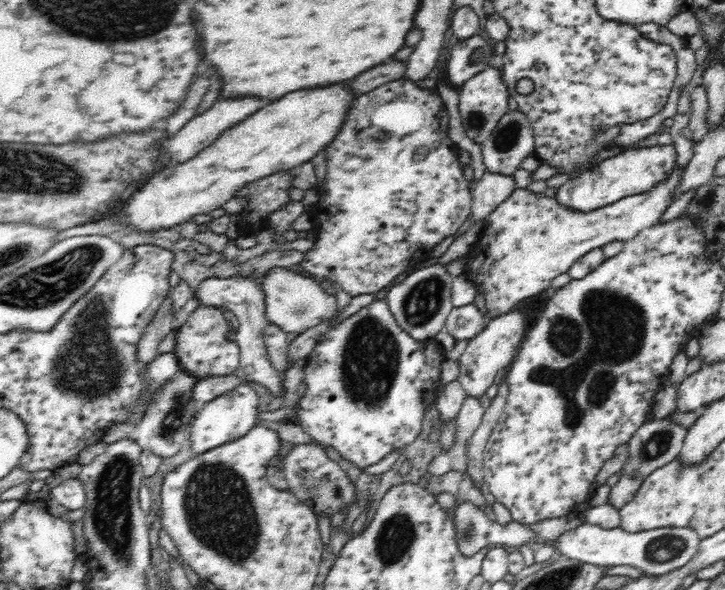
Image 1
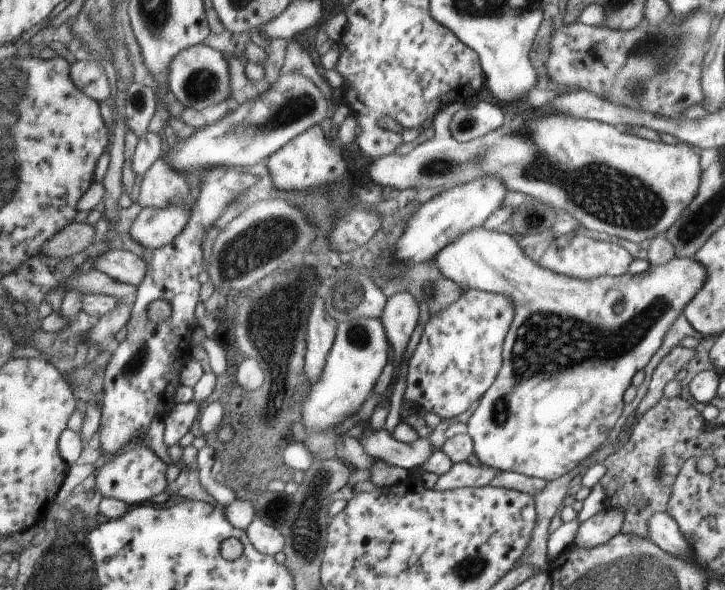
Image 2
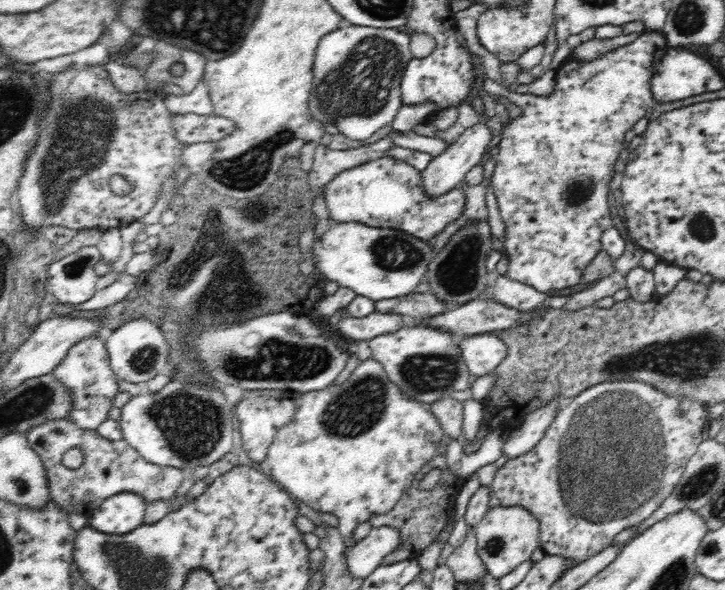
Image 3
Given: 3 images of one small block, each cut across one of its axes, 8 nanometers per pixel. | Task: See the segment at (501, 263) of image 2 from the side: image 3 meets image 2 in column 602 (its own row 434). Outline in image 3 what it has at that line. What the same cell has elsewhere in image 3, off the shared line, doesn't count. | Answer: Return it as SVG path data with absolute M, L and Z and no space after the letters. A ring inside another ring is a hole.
M366 360L358 363L354 372L346 382L340 386L332 386L328 390L320 390L320 392L306 392L302 393L300 398L295 399L294 416L290 418L290 422L286 426L282 426L275 434L272 445L268 450L267 458L265 459L268 468L270 468L270 476L276 481L279 486L282 486L287 492L291 492L298 500L305 502L310 508L321 510L322 512L329 512L334 514L338 519L336 529L341 532L343 541L347 546L355 544L352 539L352 530L360 523L368 521L372 514L386 514L394 508L398 498L402 496L404 490L408 486L414 484L420 475L420 470L424 464L428 463L434 456L438 455L438 448L444 440L444 431L438 423L438 419L434 414L428 411L425 404L406 398L404 394L388 379L384 367L376 360Z

